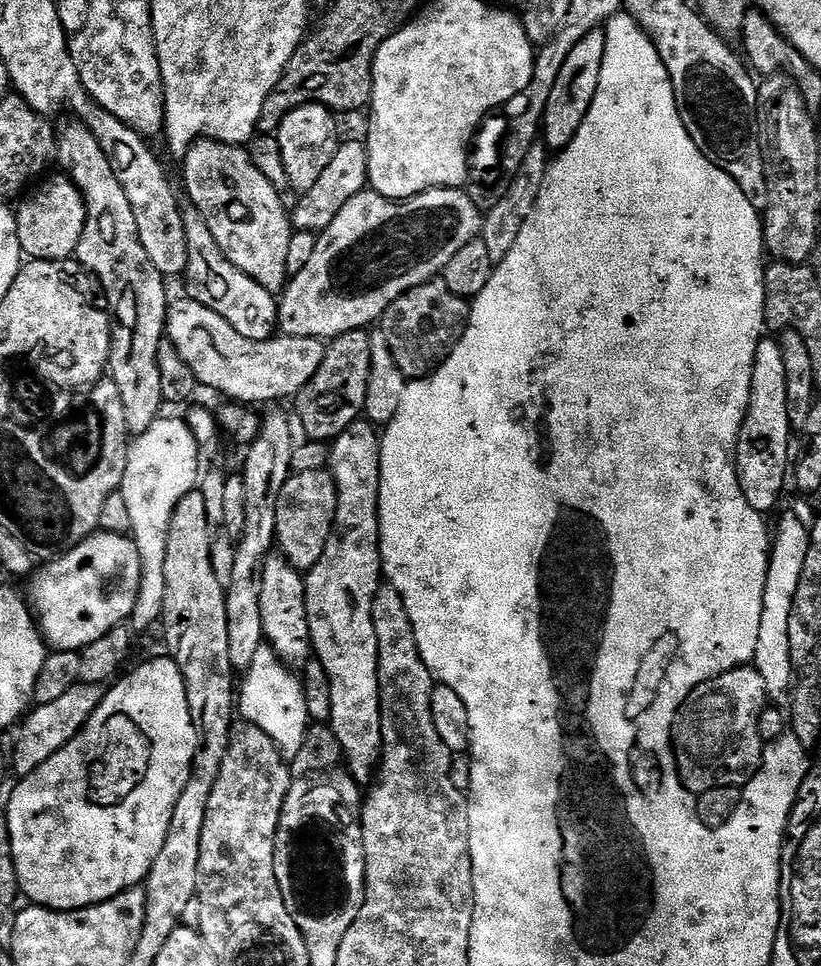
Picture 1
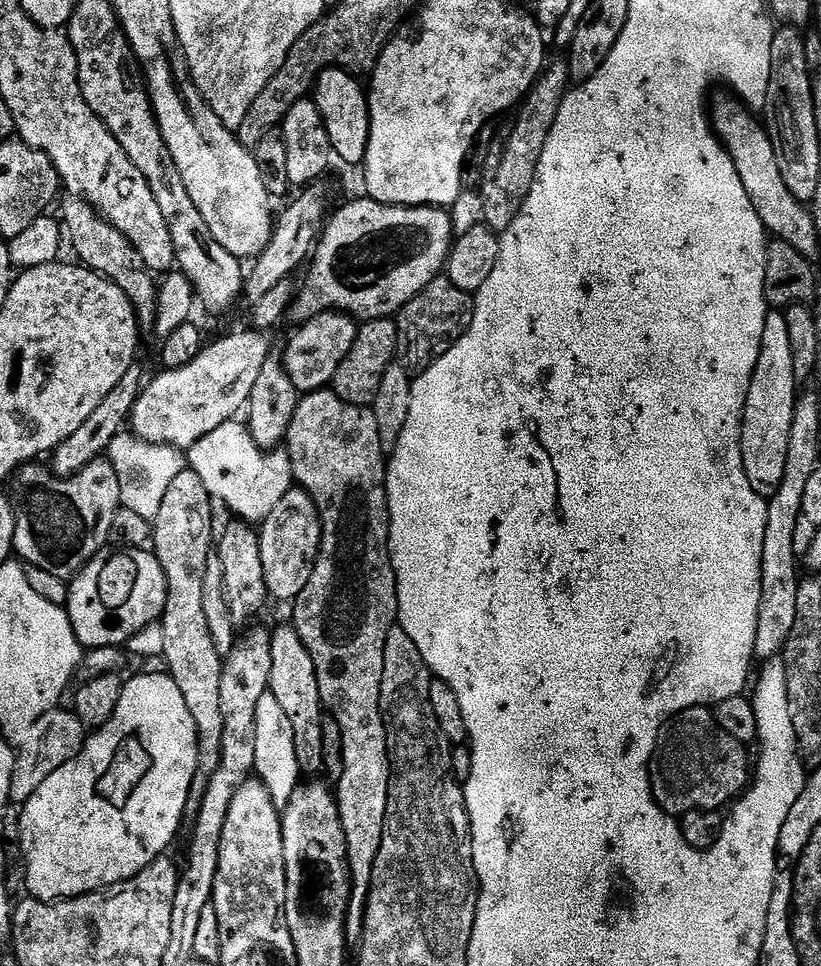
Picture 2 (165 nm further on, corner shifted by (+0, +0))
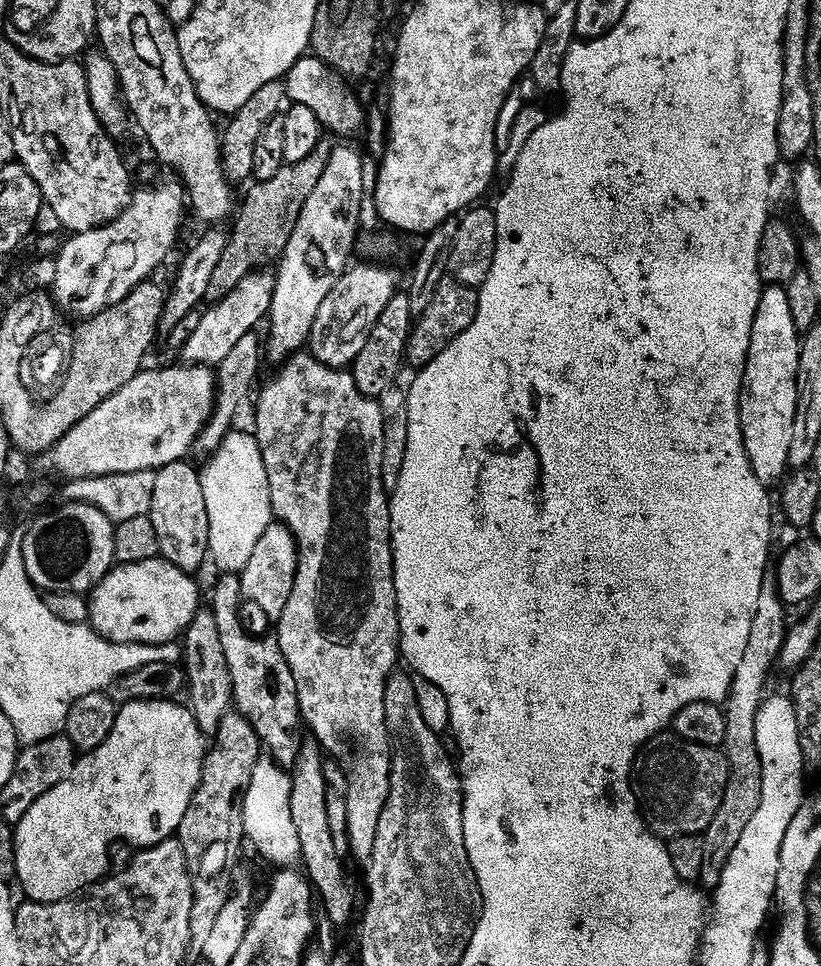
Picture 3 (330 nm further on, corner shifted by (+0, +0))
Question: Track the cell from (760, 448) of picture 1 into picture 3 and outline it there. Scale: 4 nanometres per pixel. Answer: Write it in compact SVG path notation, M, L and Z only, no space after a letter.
M765 287L760 293L744 371L744 385L740 391L740 425L750 466L758 482L762 482L762 486L769 490L775 489L790 472L788 463L798 406L798 354L801 339L802 334L794 326L794 318L790 318L790 301L786 298L784 288Z

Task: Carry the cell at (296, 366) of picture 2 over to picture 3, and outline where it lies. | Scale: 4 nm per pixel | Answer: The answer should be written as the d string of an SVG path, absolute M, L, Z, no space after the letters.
M379 263L360 264L349 267L344 277L330 290L326 302L322 302L322 310L318 310L318 318L314 318L312 333L308 339L307 351L317 360L331 368L347 369L362 354L366 342L370 338L370 330L382 318L382 310L397 295L396 276L379 268Z

